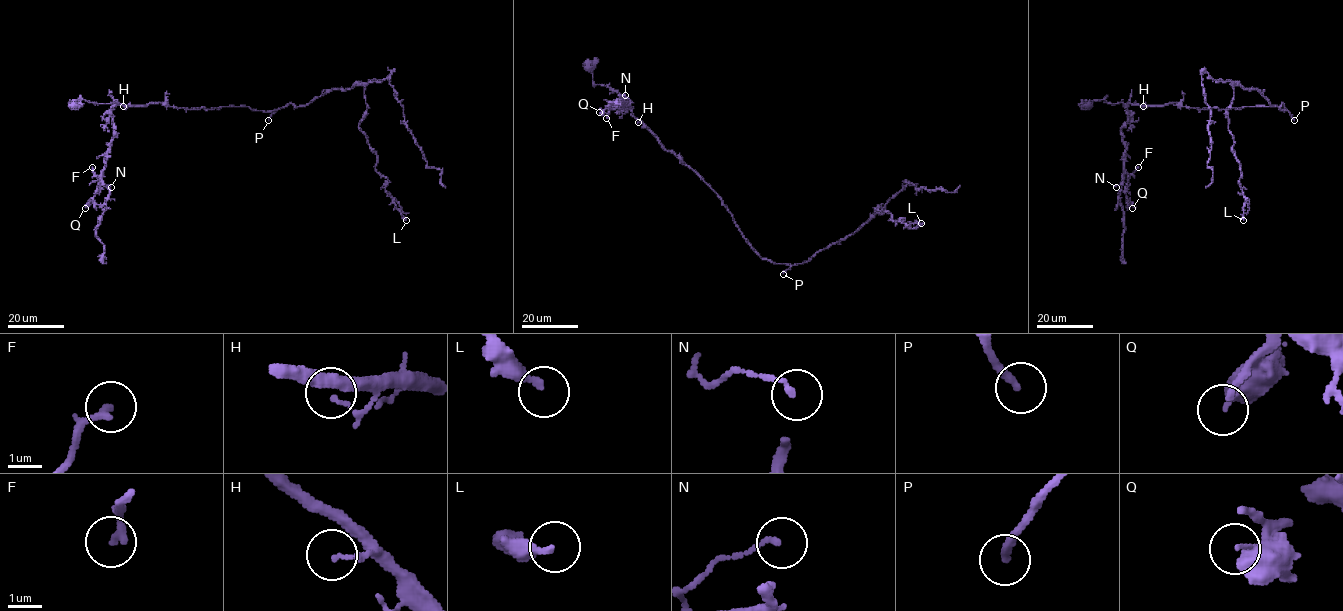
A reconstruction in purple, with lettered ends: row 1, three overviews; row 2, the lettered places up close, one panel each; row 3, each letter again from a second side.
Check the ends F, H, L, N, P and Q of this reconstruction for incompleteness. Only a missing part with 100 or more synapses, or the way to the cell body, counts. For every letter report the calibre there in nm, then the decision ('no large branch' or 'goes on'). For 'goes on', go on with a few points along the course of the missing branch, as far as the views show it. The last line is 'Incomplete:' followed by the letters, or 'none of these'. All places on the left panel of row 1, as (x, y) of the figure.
F: 240 nm thick; no large branch
H: 130 nm thick; no large branch
L: 280 nm thick; no large branch
N: 150 nm thick; no large branch
P: 240 nm thick; goes on; missing branch runs (268, 120), (263, 143), (268, 170), (285, 201), (291, 229), (320, 253)
Q: 200 nm thick; no large branch
Incomplete: P

